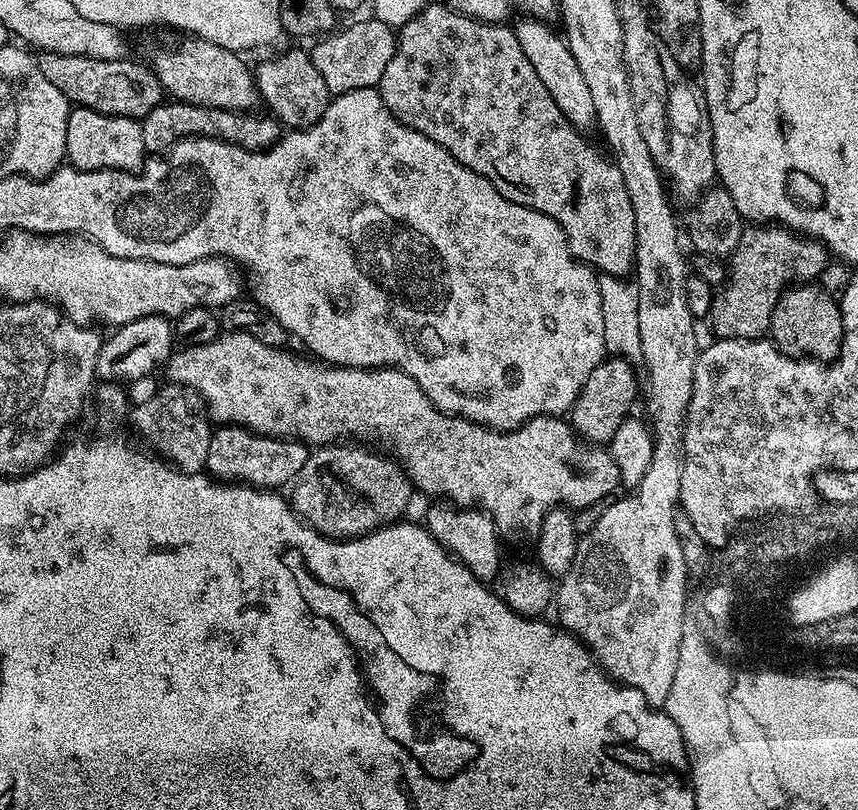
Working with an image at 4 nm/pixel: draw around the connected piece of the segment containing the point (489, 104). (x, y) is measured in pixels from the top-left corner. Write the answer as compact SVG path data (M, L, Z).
M431 4L399 29L396 53L378 85L384 105L403 124L426 134L430 142L442 146L462 166L489 180L507 200L554 218L562 226L568 249L577 260L597 273L627 277L634 268L636 223L634 206L616 163L603 151L600 153L584 137L587 135L558 110L550 90L542 86L534 66L522 54L511 27L503 23L483 24L473 16L463 16L455 7Z

